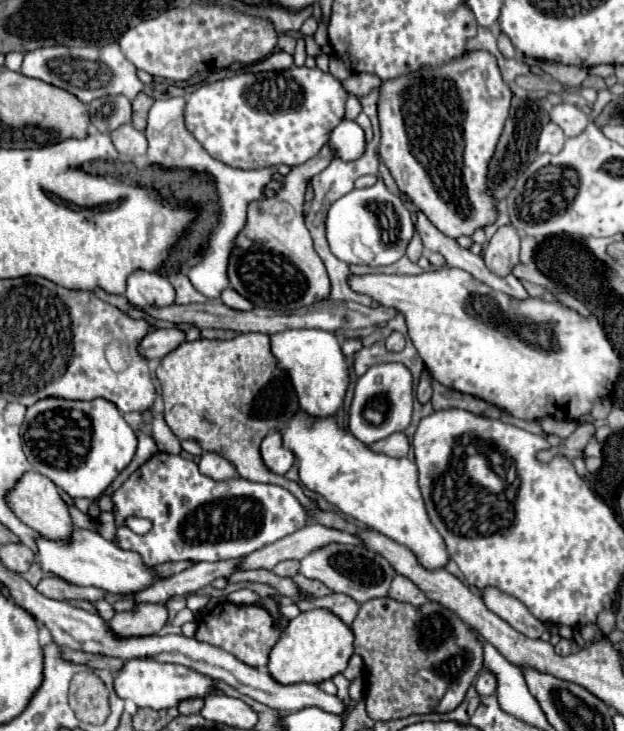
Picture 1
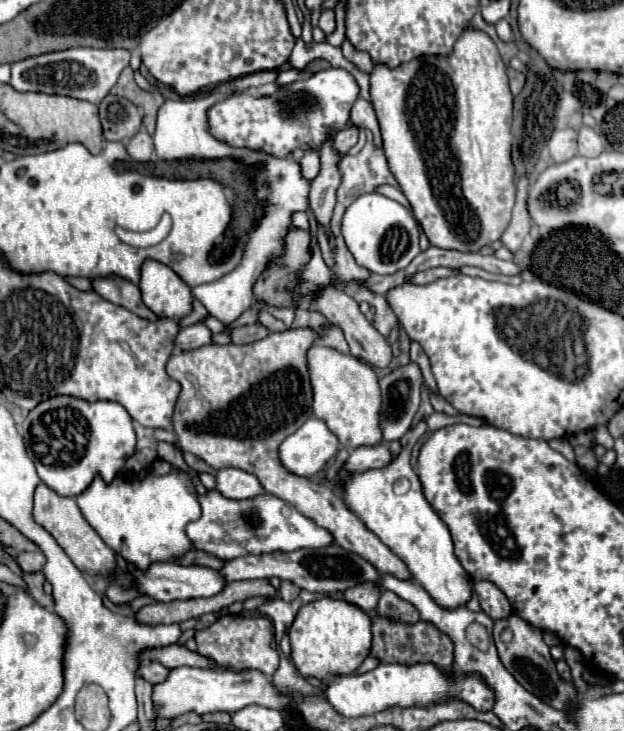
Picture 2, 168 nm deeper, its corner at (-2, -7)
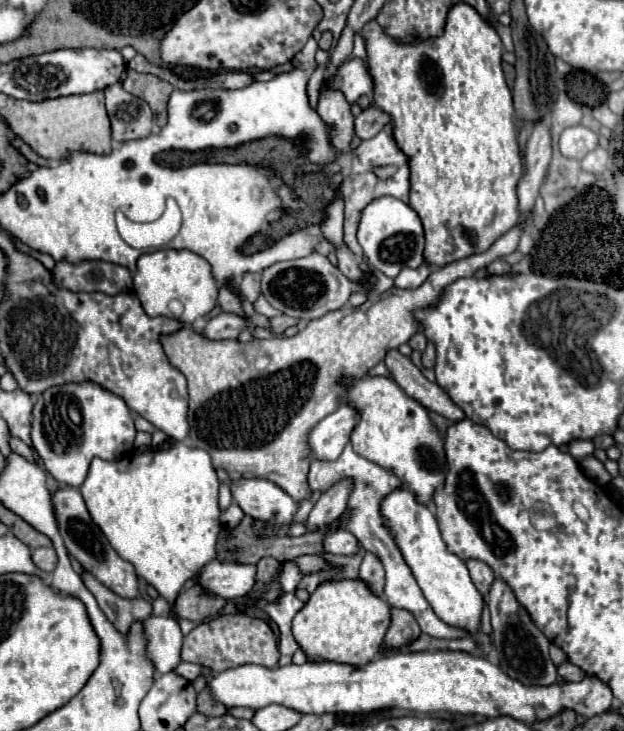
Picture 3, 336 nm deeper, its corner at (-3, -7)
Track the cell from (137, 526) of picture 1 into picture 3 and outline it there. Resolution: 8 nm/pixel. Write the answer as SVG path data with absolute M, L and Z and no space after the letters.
M175 441L169 445L169 449L147 449L115 461L95 457L79 491L85 499L91 519L103 531L119 557L133 563L137 575L153 585L171 605L175 605L181 587L215 559L215 547L221 533L221 511L217 505L219 485L221 481L217 479L207 451Z

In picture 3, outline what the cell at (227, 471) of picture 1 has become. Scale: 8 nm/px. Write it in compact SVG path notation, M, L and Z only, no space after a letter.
M235 477L231 481L231 491L245 515L259 521L269 521L269 525L277 529L291 525L299 509L299 503L291 495L267 479Z

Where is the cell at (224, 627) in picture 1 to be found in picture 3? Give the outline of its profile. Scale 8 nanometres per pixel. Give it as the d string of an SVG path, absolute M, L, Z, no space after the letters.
M237 613L237 615L221 615L209 623L195 627L183 641L181 659L211 667L213 671L225 671L245 663L275 667L279 661L279 649L277 649L277 637L265 621Z

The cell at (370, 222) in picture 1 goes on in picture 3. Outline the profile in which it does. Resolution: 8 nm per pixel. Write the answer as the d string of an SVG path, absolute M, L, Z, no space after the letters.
M395 197L375 199L369 203L361 215L357 239L363 247L363 253L369 259L373 269L379 269L387 277L395 277L403 267L417 269L423 263L423 249L425 249L425 235L419 215L403 201Z

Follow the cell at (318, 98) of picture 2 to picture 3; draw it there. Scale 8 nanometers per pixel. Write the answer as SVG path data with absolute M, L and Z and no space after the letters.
M349 59L343 63L339 69L339 75L335 75L331 87L339 87L351 103L355 103L361 95L371 95L373 93L373 79L369 75L369 69L363 59Z

